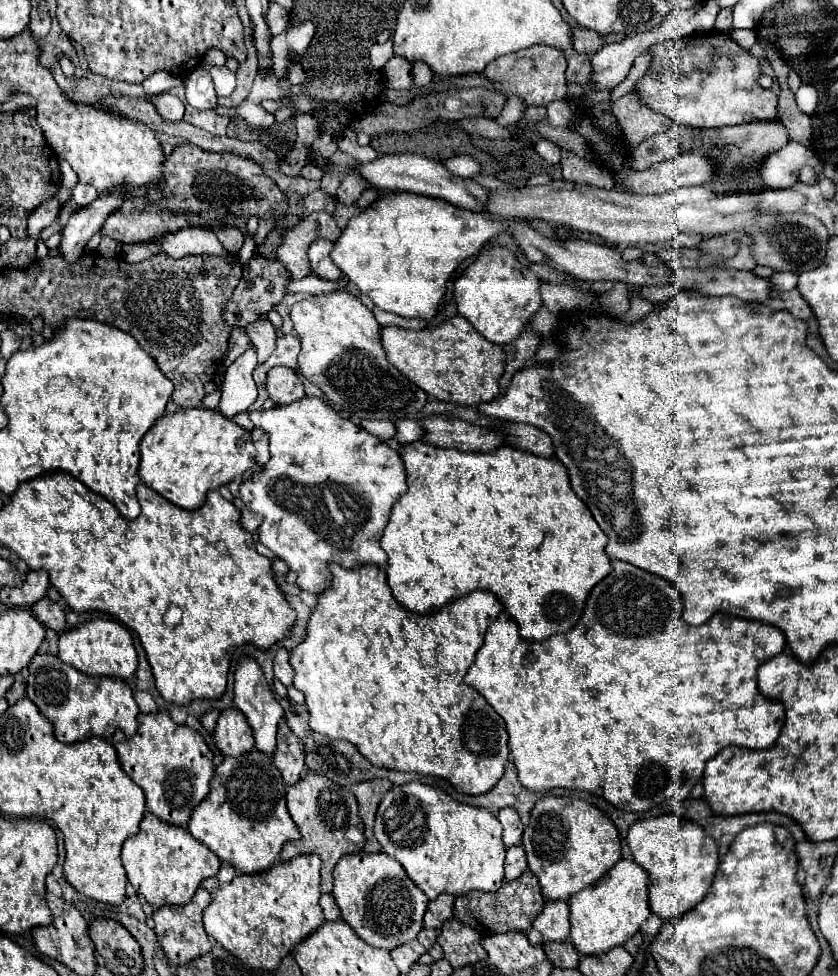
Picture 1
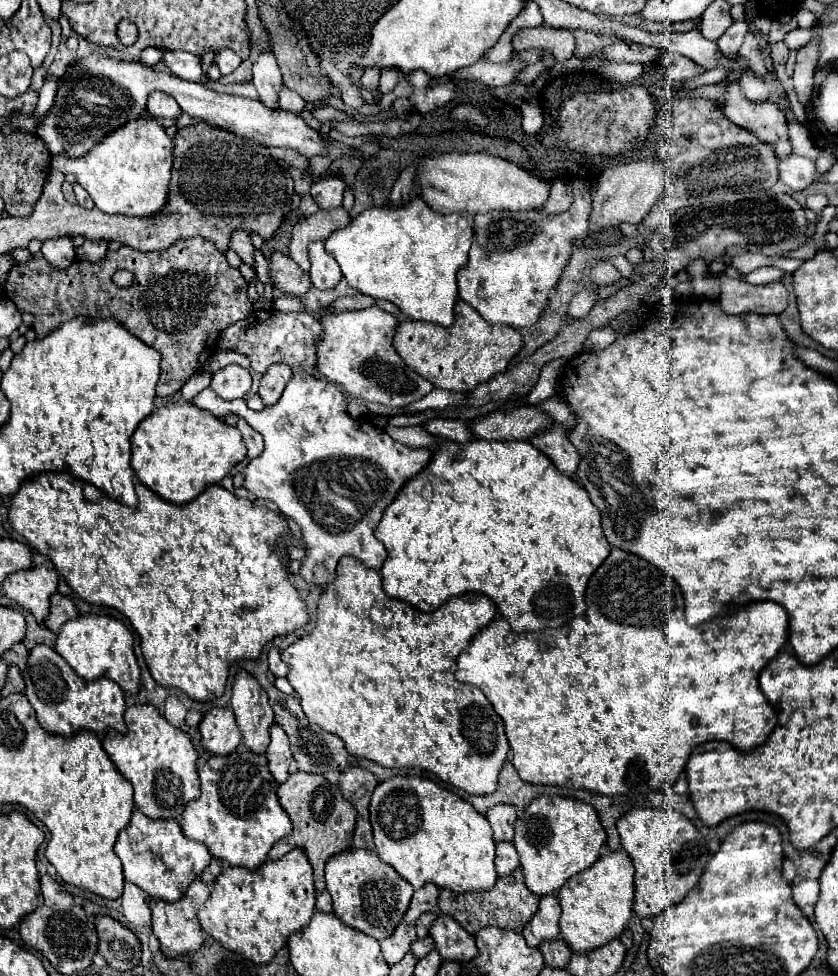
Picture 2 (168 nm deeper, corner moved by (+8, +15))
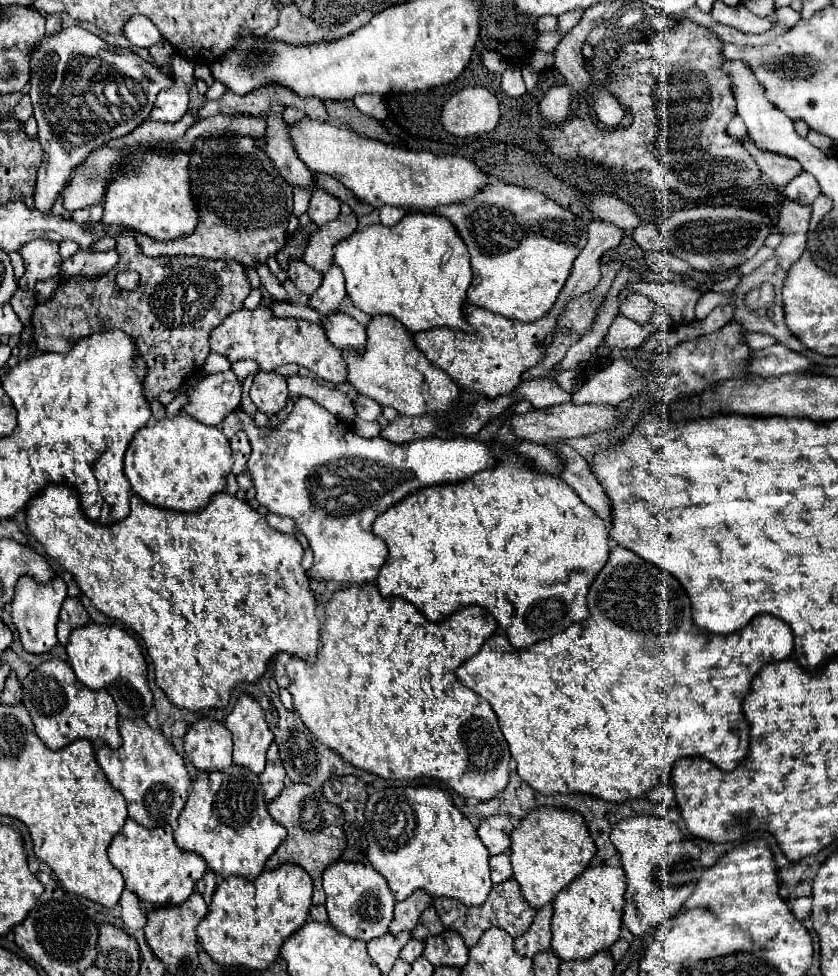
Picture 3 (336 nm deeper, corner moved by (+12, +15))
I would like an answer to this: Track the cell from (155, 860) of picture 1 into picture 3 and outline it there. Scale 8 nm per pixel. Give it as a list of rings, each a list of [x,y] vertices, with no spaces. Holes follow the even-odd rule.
[[[126,818],[124,828],[120,830],[120,834],[116,834],[116,838],[112,840],[110,848],[108,848],[108,858],[112,862],[114,868],[120,870],[120,874],[126,880],[126,890],[134,892],[140,900],[152,904],[152,906],[180,906],[182,902],[188,900],[188,896],[194,892],[196,882],[206,874],[206,864],[204,860],[200,860],[200,856],[184,852],[176,846],[174,836],[172,836],[172,828],[170,826],[162,826],[162,828],[144,828],[140,824],[136,824],[132,818]]]

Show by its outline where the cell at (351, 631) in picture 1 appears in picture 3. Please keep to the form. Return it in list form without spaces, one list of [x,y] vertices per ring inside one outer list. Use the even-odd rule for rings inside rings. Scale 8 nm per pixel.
[[[374,584],[338,590],[326,604],[318,662],[310,666],[300,658],[290,658],[286,664],[294,712],[324,746],[356,768],[384,780],[436,778],[462,798],[492,800],[508,784],[508,742],[500,732],[490,704],[466,688],[454,672],[480,650],[496,628],[496,620],[480,606],[466,606],[448,620],[430,624],[408,600],[396,596],[384,598]]]

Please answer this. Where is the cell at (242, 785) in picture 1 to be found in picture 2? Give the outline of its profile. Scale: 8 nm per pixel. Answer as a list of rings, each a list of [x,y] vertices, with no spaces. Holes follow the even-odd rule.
[[[240,744],[228,756],[210,756],[200,768],[200,798],[190,800],[182,812],[182,832],[208,846],[210,854],[228,866],[258,868],[274,842],[292,832],[292,822],[278,802],[278,784],[268,770],[266,756]]]

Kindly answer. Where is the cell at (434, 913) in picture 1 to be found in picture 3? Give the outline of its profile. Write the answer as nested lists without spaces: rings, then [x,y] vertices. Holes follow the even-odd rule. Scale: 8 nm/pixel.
[[[424,890],[412,892],[406,900],[396,902],[394,908],[394,920],[390,922],[390,934],[398,934],[404,930],[412,930],[420,918],[420,914],[432,904],[430,896]]]

